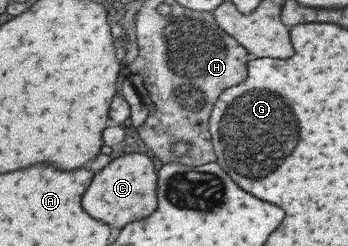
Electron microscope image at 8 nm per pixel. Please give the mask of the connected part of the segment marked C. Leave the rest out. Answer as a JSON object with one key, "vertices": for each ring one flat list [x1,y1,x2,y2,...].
{"vertices":[[124,153,110,163,104,173,98,173,88,195,84,195,84,209,94,217,118,229,128,223,150,217,159,207,158,175,154,169,154,161,146,153]]}

